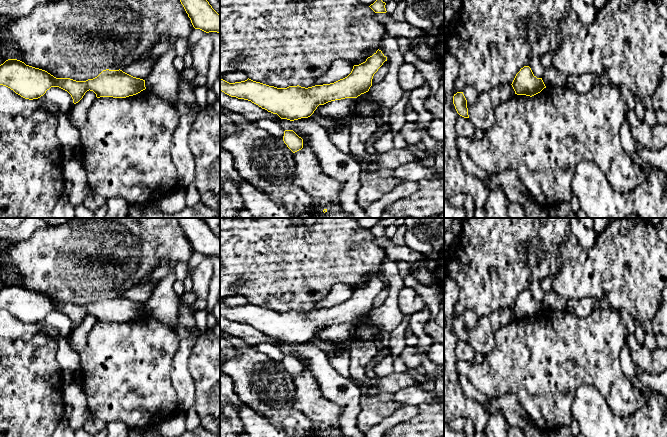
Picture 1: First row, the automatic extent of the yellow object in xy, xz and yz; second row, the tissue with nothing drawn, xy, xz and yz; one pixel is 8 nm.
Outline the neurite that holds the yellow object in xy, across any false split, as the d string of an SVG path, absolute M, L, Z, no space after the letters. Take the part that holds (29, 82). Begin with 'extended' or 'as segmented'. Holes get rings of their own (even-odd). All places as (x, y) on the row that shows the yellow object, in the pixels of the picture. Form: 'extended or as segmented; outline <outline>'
as segmented; outline M8 59L0 65L0 85L6 86L16 94L29 100L38 99L51 87L59 87L67 91L73 103L78 103L87 91L93 91L97 98L126 98L145 90L145 80L133 77L122 70L103 70L97 77L86 81L76 81L70 78L56 78L45 70L26 65L17 59Z

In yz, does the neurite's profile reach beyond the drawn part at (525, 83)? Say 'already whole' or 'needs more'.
already whole

